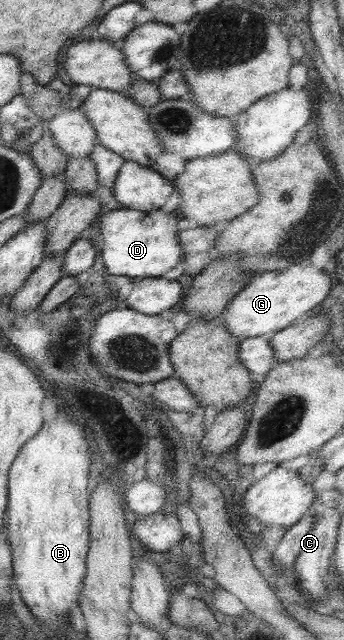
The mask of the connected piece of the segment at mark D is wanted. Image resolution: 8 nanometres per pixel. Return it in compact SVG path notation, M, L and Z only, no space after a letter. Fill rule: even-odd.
M118 208L106 211L99 222L98 240L101 242L101 263L109 275L125 275L129 278L156 278L169 269L173 269L183 258L182 248L179 246L175 224L181 219L177 211L163 213L161 208L155 211L135 211L129 208Z

